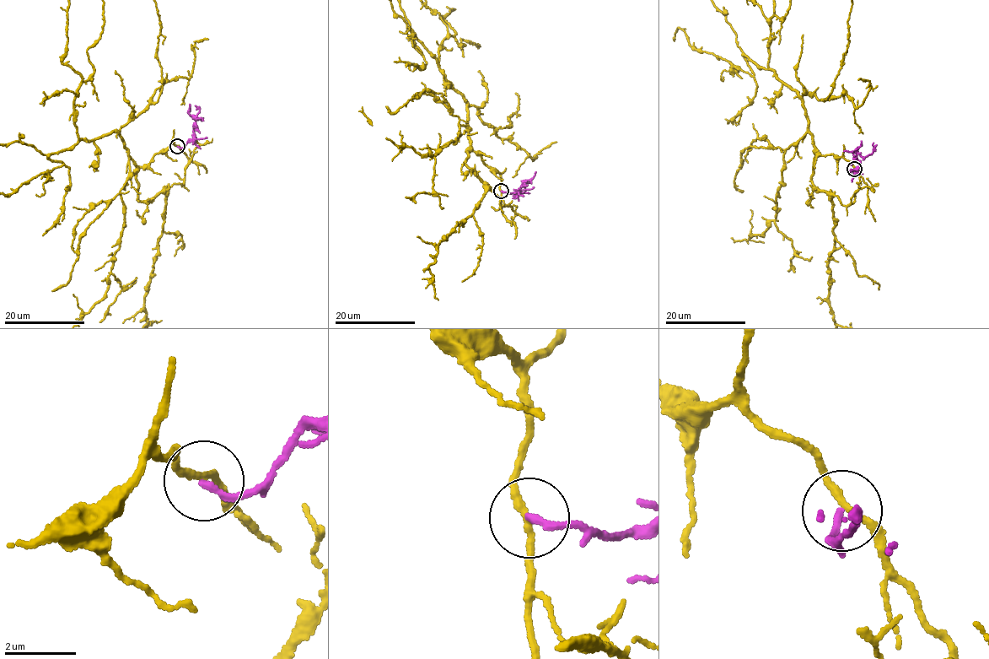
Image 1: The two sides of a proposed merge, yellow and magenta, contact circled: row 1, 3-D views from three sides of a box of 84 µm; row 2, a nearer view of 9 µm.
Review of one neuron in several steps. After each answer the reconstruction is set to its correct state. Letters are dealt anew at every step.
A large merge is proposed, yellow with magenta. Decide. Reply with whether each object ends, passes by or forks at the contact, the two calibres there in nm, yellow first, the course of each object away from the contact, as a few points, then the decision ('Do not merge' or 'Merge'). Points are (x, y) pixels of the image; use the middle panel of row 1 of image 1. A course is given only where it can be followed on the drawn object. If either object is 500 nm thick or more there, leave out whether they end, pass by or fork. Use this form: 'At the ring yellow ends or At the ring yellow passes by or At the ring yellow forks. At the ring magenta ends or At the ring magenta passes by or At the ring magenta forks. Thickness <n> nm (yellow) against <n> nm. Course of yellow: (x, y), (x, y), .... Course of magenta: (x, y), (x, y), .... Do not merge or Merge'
At the ring yellow passes by. At the ring magenta ends. Thickness 190 nm (yellow) against 190 nm. Course of yellow: (502, 191), (438, 62), (456, 32), (442, 16), (459, 11). Course of magenta: (502, 191), (518, 192), (523, 185), (525, 191), (514, 196), (517, 191). Do not merge

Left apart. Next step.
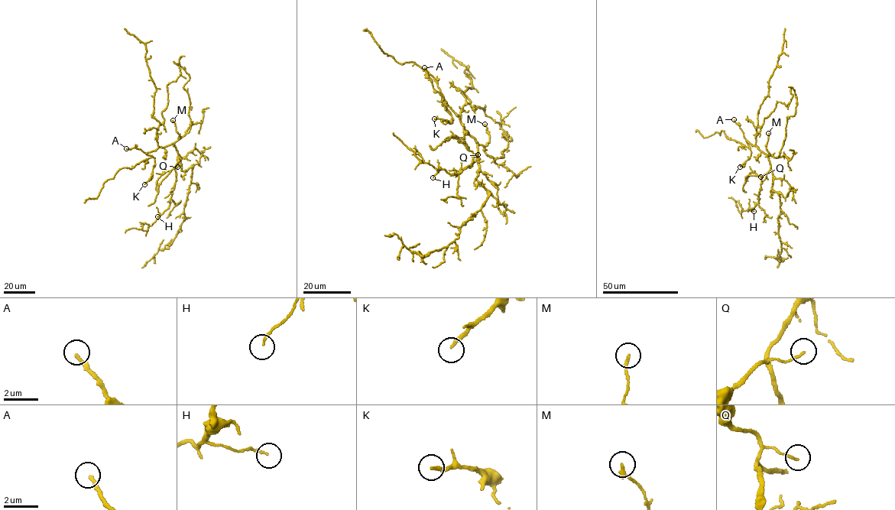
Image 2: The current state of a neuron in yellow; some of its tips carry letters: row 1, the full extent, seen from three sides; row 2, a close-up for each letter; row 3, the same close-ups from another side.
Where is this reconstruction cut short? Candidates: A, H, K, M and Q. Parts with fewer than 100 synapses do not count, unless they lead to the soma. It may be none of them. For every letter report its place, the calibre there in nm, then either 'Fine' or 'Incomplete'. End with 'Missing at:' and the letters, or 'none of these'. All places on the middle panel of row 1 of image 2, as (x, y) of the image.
A: Place: (424, 67). Thickness 200 nm. Incomplete
H: Place: (432, 177). Thickness 100 nm. Fine
K: Place: (434, 118). Thickness 190 nm. Fine
M: Place: (484, 124). Thickness 160 nm. Fine
Q: Place: (478, 154). Thickness 140 nm. Fine
Missing at: A

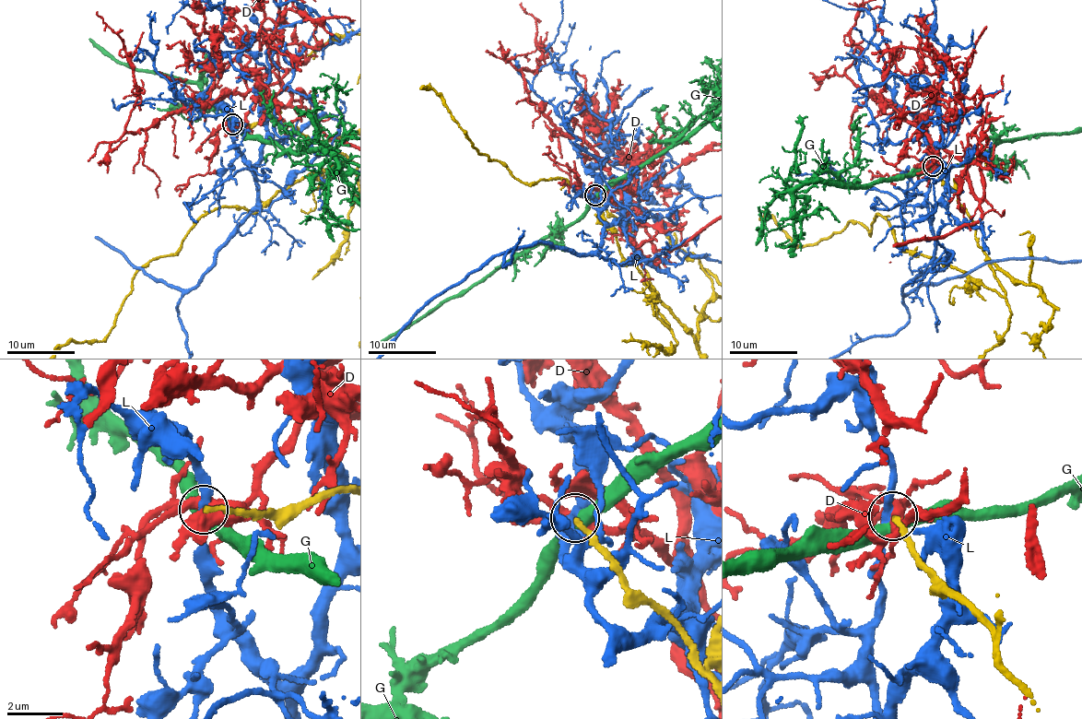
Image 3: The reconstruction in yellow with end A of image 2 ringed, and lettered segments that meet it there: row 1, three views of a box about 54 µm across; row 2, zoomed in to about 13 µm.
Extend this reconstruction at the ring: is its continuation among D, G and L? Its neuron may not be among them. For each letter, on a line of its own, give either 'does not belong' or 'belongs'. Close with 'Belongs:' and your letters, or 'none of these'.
D: does not belong
G: does not belong
L: does not belong
Belongs: none of these

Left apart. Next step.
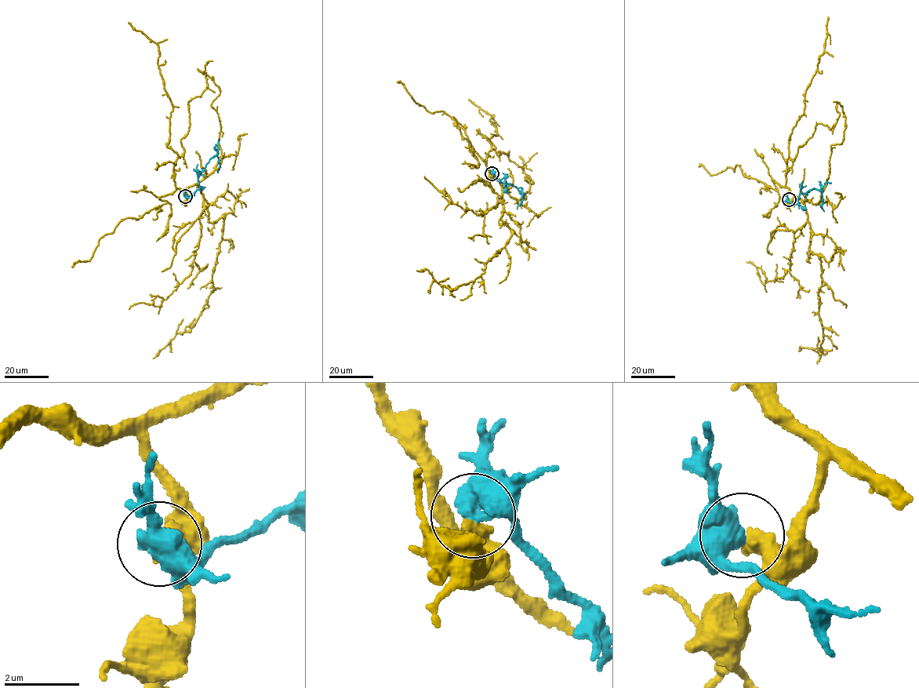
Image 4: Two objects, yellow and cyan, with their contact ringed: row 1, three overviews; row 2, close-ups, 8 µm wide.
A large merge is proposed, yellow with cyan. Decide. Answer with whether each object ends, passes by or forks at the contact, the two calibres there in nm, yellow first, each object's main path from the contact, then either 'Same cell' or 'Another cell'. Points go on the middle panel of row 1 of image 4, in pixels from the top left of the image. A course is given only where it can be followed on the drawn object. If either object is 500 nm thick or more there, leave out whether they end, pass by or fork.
Thickness 500 nm (yellow) against 460 nm. Course of yellow: (492, 174), (502, 189), (500, 219), (512, 233), (507, 244), (481, 276), (453, 290), (427, 270), (416, 271). Course of cyan: (492, 174), (499, 181), (504, 183), (505, 180), (506, 183), (517, 188), (521, 199), (517, 209). Another cell

